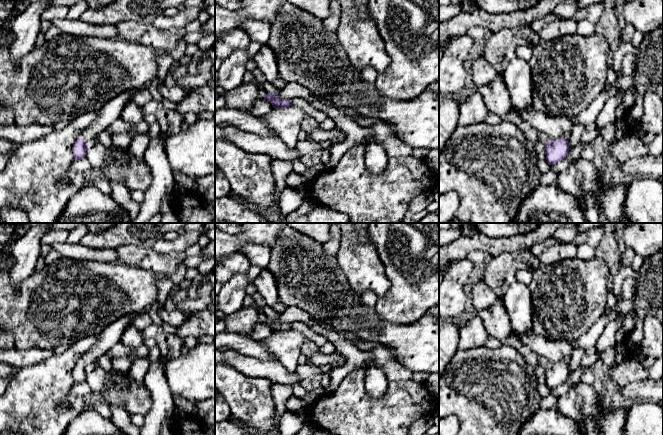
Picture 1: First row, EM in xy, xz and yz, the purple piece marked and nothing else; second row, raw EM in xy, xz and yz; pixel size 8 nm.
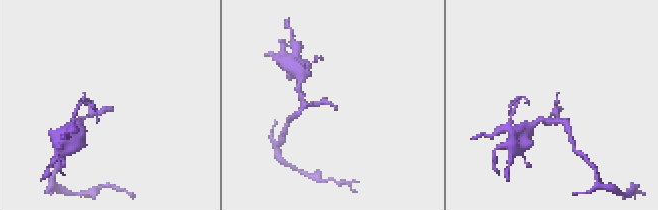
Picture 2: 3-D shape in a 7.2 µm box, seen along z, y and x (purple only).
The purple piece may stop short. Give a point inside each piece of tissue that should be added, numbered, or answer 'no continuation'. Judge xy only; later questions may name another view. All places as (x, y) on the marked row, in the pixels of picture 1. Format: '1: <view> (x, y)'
1: xy (111, 111)

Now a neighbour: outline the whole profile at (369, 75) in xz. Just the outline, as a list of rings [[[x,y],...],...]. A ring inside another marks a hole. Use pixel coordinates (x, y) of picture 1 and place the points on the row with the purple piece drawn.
[[[366,68],[361,70],[362,81],[366,83],[375,84],[377,76],[378,72],[374,68]]]

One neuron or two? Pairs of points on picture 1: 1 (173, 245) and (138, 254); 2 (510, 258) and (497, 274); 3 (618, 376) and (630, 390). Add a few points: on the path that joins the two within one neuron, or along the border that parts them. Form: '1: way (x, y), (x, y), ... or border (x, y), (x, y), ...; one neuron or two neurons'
1: border (152, 247), (163, 253), (178, 252); two neurons
2: way (509, 262), (501, 270); one neuron
3: border (649, 378), (635, 380), (619, 387); two neurons

